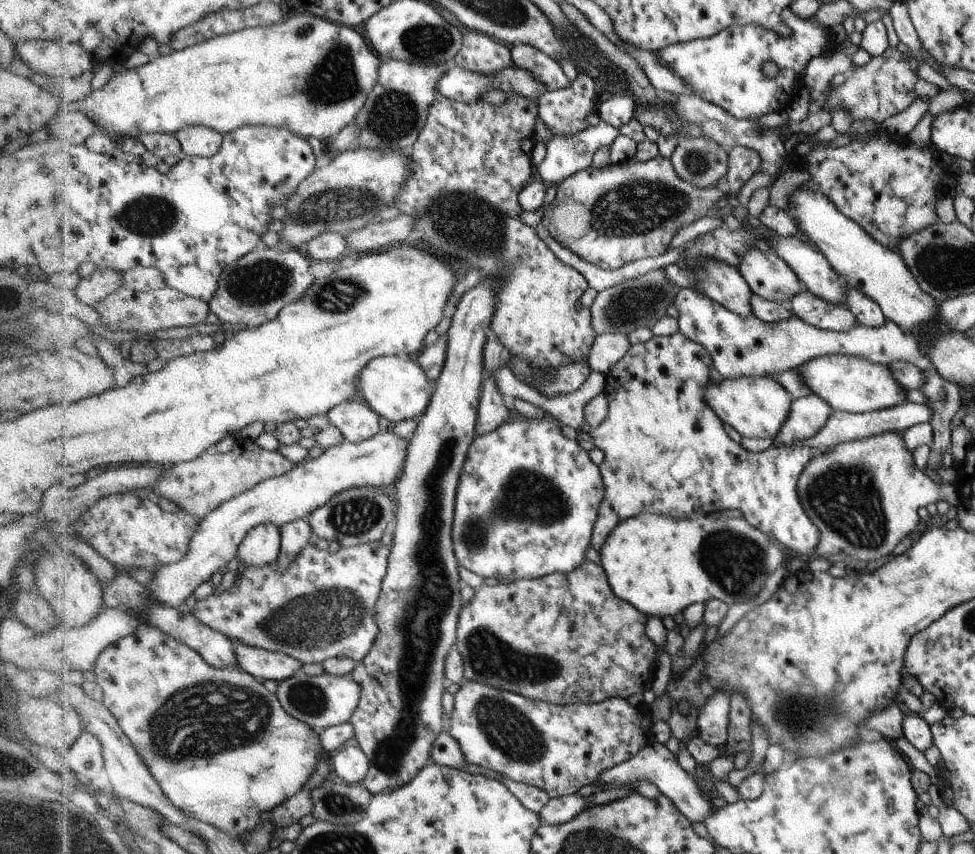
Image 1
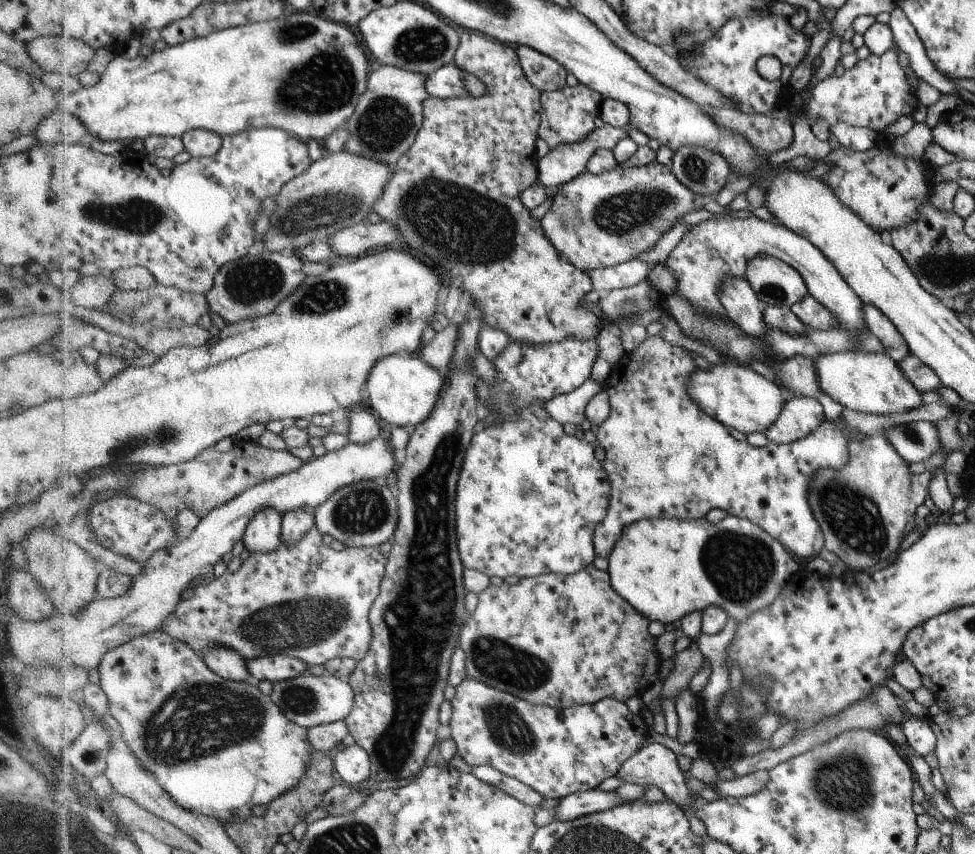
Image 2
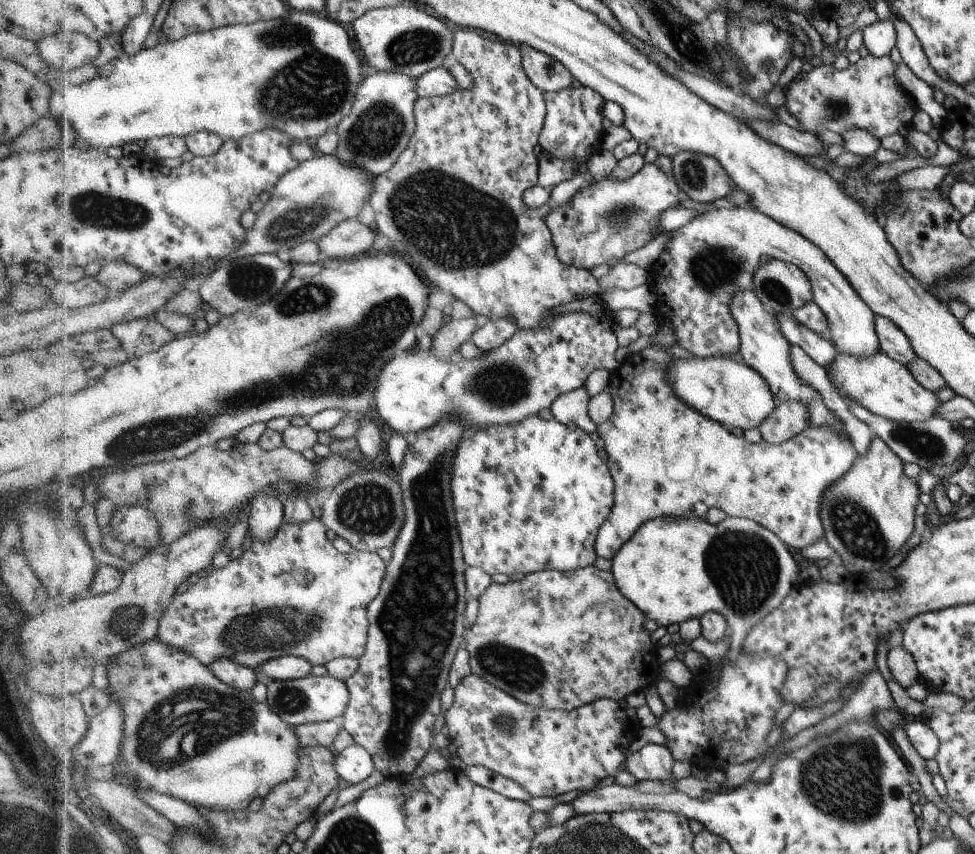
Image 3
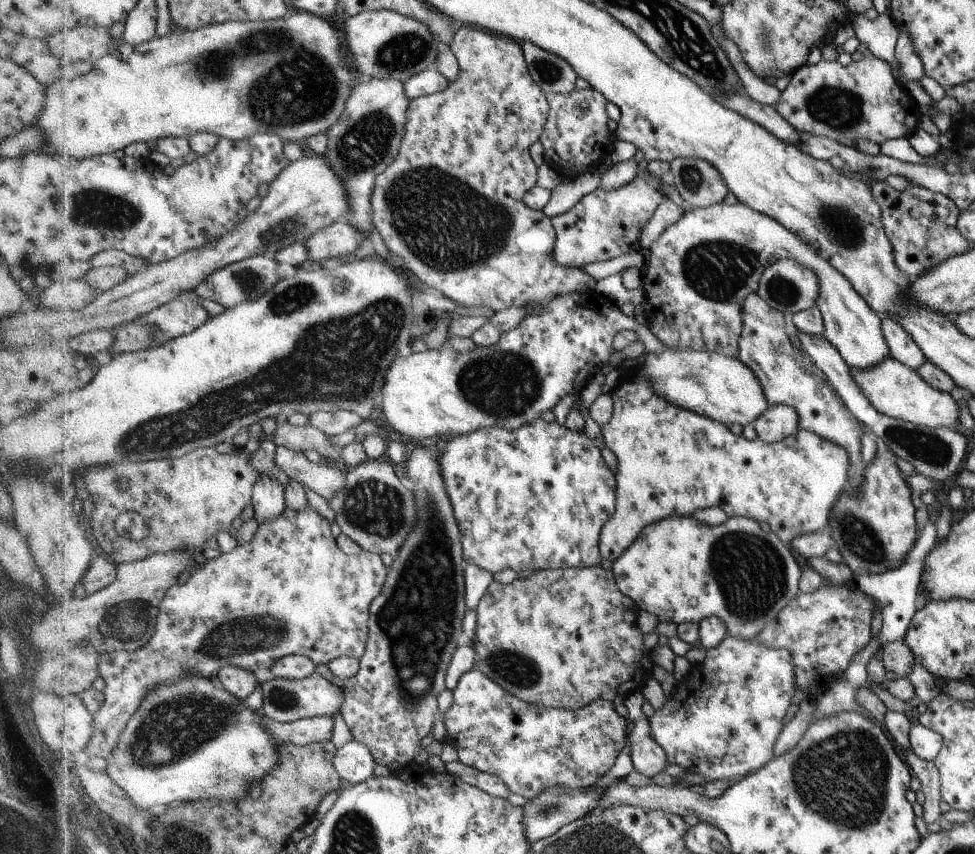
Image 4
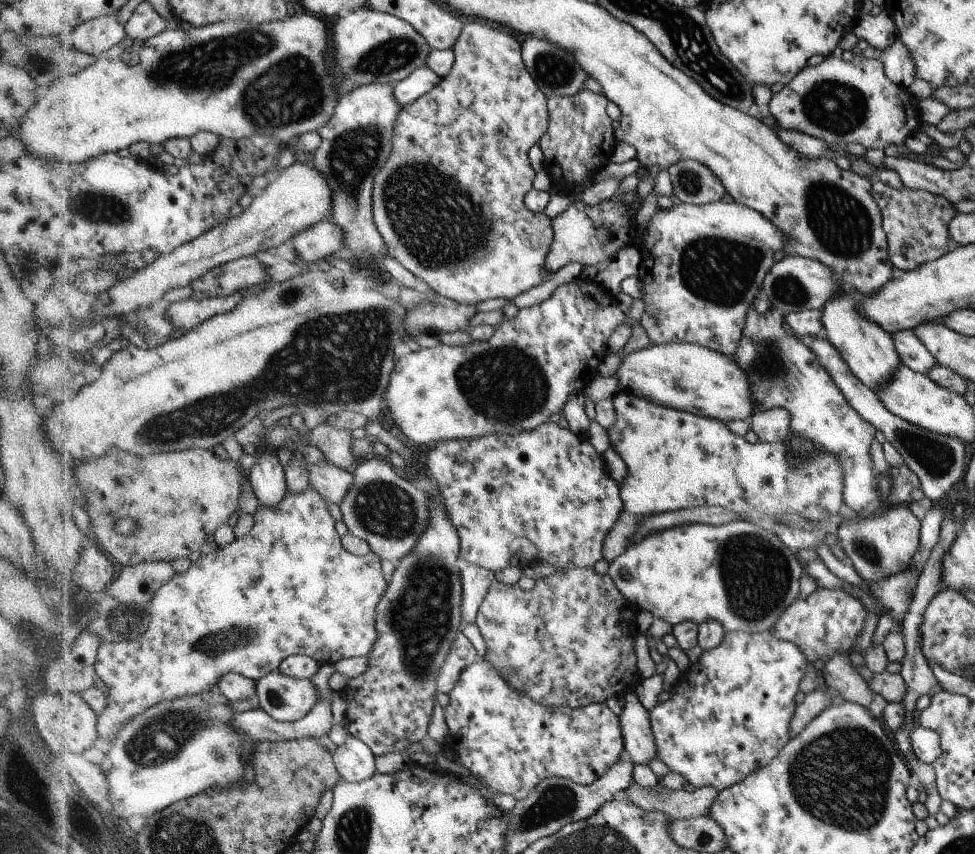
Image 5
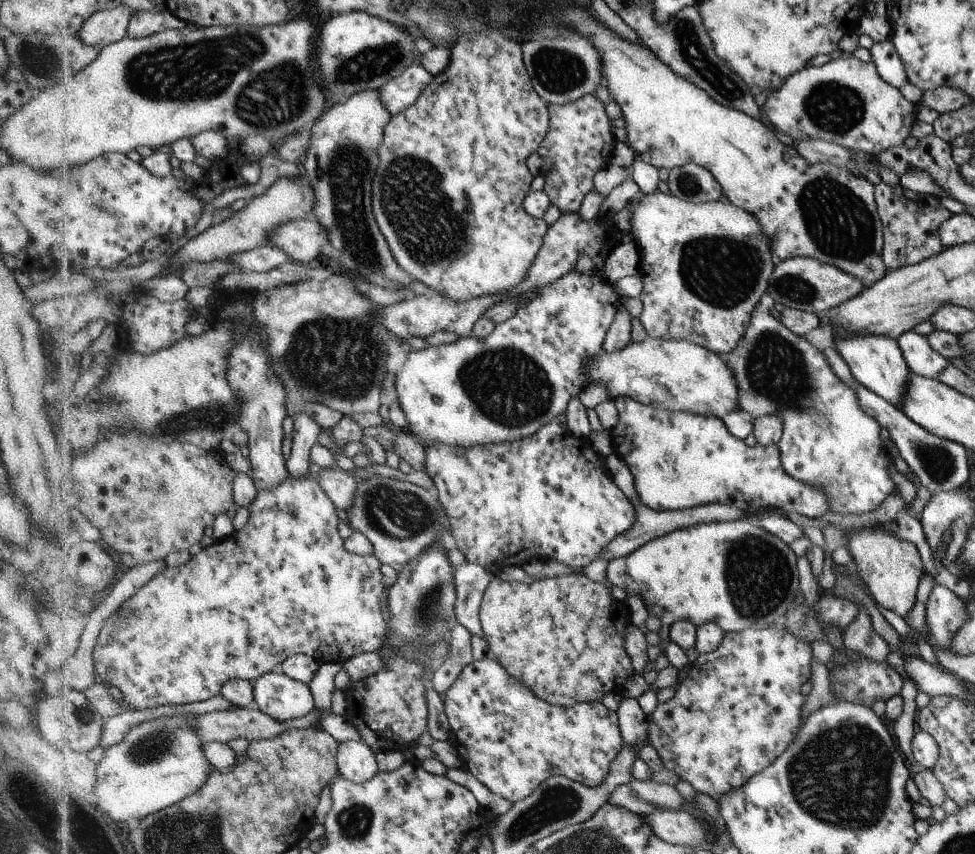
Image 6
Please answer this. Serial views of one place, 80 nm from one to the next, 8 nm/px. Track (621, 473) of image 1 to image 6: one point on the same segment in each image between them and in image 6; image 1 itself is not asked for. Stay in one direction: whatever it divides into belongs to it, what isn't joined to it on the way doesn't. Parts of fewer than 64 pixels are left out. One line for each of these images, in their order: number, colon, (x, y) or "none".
2: (665, 457)
3: (666, 459)
4: (670, 460)
5: (675, 459)
6: (679, 460)

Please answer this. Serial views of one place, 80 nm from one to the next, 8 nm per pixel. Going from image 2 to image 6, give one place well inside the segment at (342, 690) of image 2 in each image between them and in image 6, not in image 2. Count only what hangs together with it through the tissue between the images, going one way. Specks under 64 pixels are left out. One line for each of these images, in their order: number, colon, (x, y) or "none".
3: (311, 699)
4: (286, 700)
5: (286, 698)
6: (283, 697)

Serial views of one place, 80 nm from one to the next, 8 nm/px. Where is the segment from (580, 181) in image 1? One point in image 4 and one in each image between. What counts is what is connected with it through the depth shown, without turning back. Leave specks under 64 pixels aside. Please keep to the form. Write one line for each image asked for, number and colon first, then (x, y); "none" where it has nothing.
2: (596, 221)
3: (611, 217)
4: (602, 225)

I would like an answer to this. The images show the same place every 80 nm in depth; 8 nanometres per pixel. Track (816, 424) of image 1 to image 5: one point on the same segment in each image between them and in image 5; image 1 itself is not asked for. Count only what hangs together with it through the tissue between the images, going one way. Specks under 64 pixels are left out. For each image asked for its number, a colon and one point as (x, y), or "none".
2: (801, 416)
3: (790, 418)
4: (779, 422)
5: (772, 426)

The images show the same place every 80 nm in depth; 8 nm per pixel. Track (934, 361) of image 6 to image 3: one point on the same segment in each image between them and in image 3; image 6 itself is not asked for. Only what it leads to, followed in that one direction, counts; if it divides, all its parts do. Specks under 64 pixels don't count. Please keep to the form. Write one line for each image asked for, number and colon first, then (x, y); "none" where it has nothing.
3: (893, 341)
4: (904, 348)
5: (911, 350)

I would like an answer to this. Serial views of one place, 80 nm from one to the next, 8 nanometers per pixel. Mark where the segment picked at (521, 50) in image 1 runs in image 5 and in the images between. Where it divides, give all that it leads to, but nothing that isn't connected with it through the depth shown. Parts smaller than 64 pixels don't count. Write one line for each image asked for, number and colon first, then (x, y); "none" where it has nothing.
2: (544, 73)
3: (547, 73)
4: (553, 74)
5: (557, 73)

